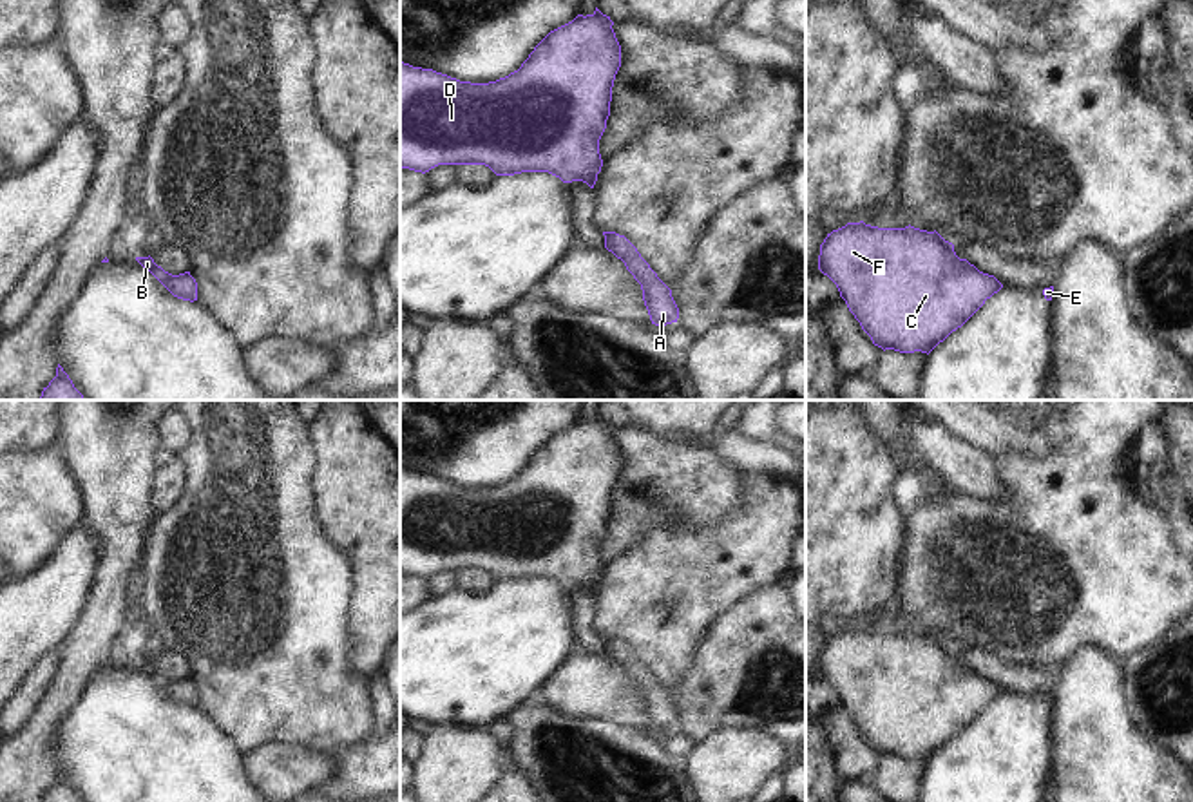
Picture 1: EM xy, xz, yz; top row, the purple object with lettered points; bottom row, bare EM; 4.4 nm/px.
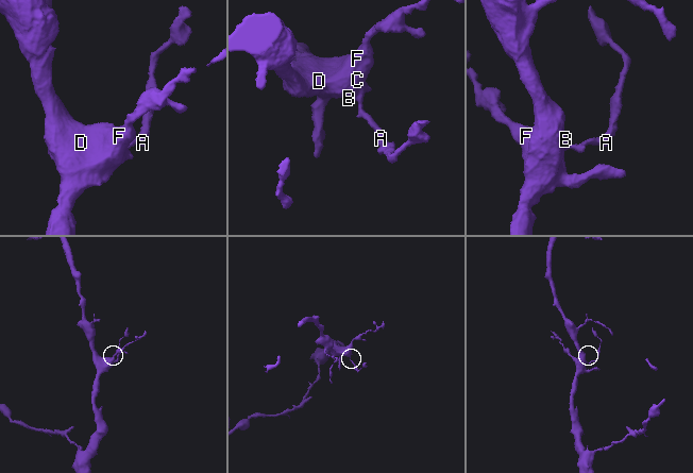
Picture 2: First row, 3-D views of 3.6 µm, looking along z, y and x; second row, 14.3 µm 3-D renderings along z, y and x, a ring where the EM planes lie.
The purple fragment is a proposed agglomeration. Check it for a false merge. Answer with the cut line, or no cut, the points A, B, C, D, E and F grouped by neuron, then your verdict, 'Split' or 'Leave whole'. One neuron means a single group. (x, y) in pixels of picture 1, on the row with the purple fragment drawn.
No split. Groups: A B C D E F. Leave whole

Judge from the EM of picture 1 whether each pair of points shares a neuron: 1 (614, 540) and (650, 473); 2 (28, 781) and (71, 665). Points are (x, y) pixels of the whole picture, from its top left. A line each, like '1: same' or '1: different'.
1: same
2: same

